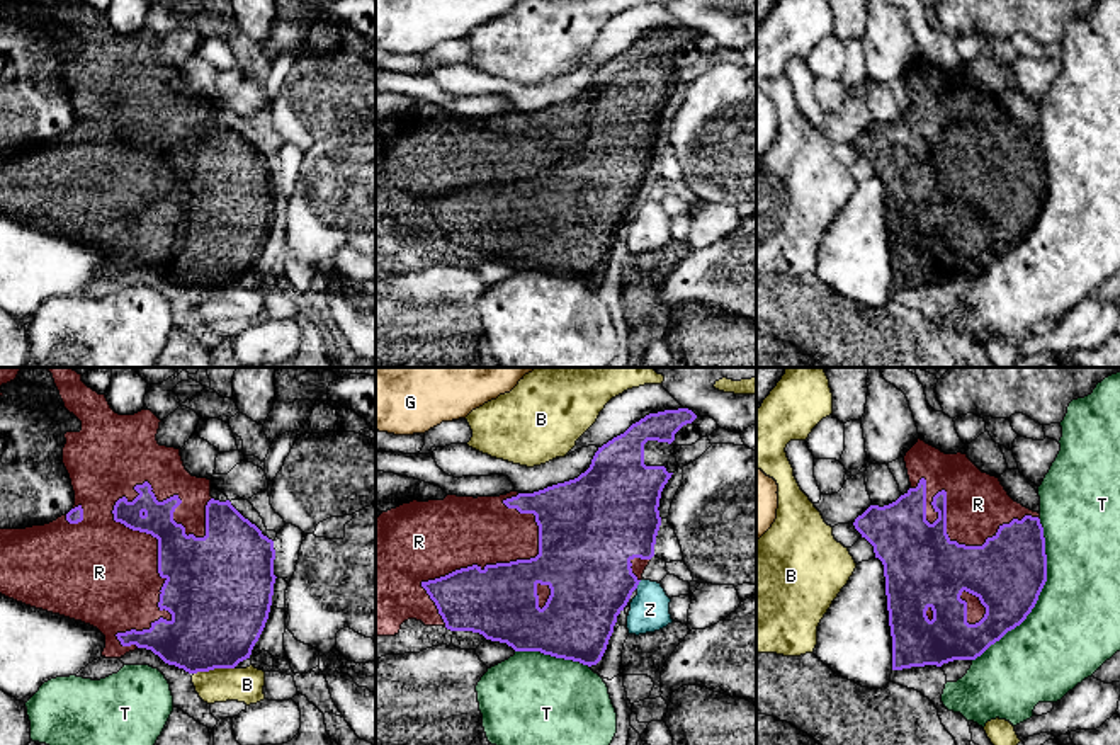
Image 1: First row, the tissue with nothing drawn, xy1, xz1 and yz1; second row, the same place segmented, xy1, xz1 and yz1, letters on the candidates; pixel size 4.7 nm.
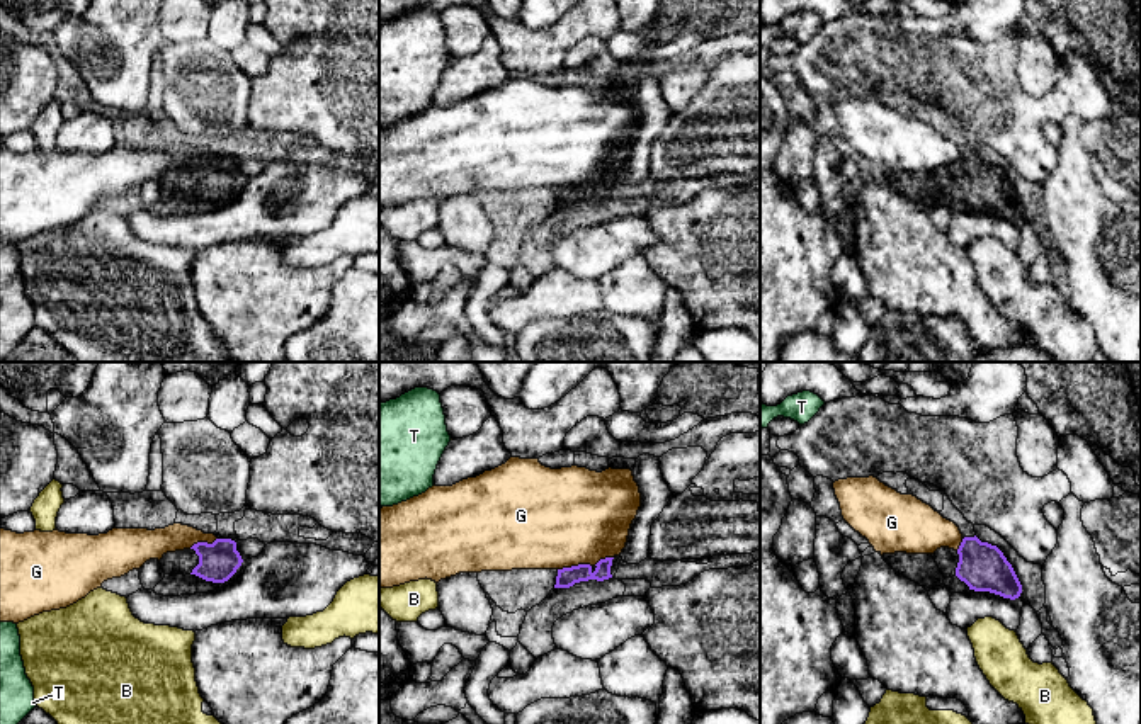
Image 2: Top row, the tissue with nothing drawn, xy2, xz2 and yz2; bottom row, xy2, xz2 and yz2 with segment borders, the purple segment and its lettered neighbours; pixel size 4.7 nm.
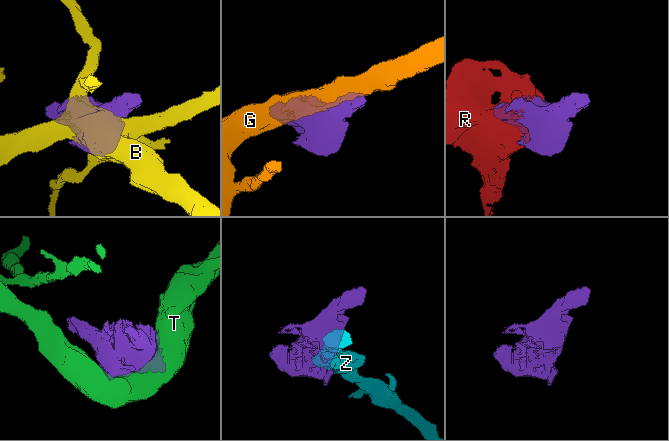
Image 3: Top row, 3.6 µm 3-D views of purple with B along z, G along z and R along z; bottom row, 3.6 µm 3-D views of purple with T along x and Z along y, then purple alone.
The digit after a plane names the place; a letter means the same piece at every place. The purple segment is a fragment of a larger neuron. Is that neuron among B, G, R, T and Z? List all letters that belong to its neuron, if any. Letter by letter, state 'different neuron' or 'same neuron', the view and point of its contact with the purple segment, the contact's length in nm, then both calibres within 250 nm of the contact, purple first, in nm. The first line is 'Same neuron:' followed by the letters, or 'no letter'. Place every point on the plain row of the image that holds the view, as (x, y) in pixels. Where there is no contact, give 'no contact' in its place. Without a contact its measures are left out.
Same neuron: R
B: different neuron | xy1 (213, 288) | 190 nm | 440/160 nm
G: different neuron | xz2 (573, 186) | 160 nm | 90/480 nm
R: same neuron | xy1 (116, 140) | 800 nm | 140/480 nm
T: different neuron | yz1 (1039, 213) | 750 nm | 360/420 nm
Z: different neuron | xz1 (638, 203) | 60 nm | 400/190 nm

